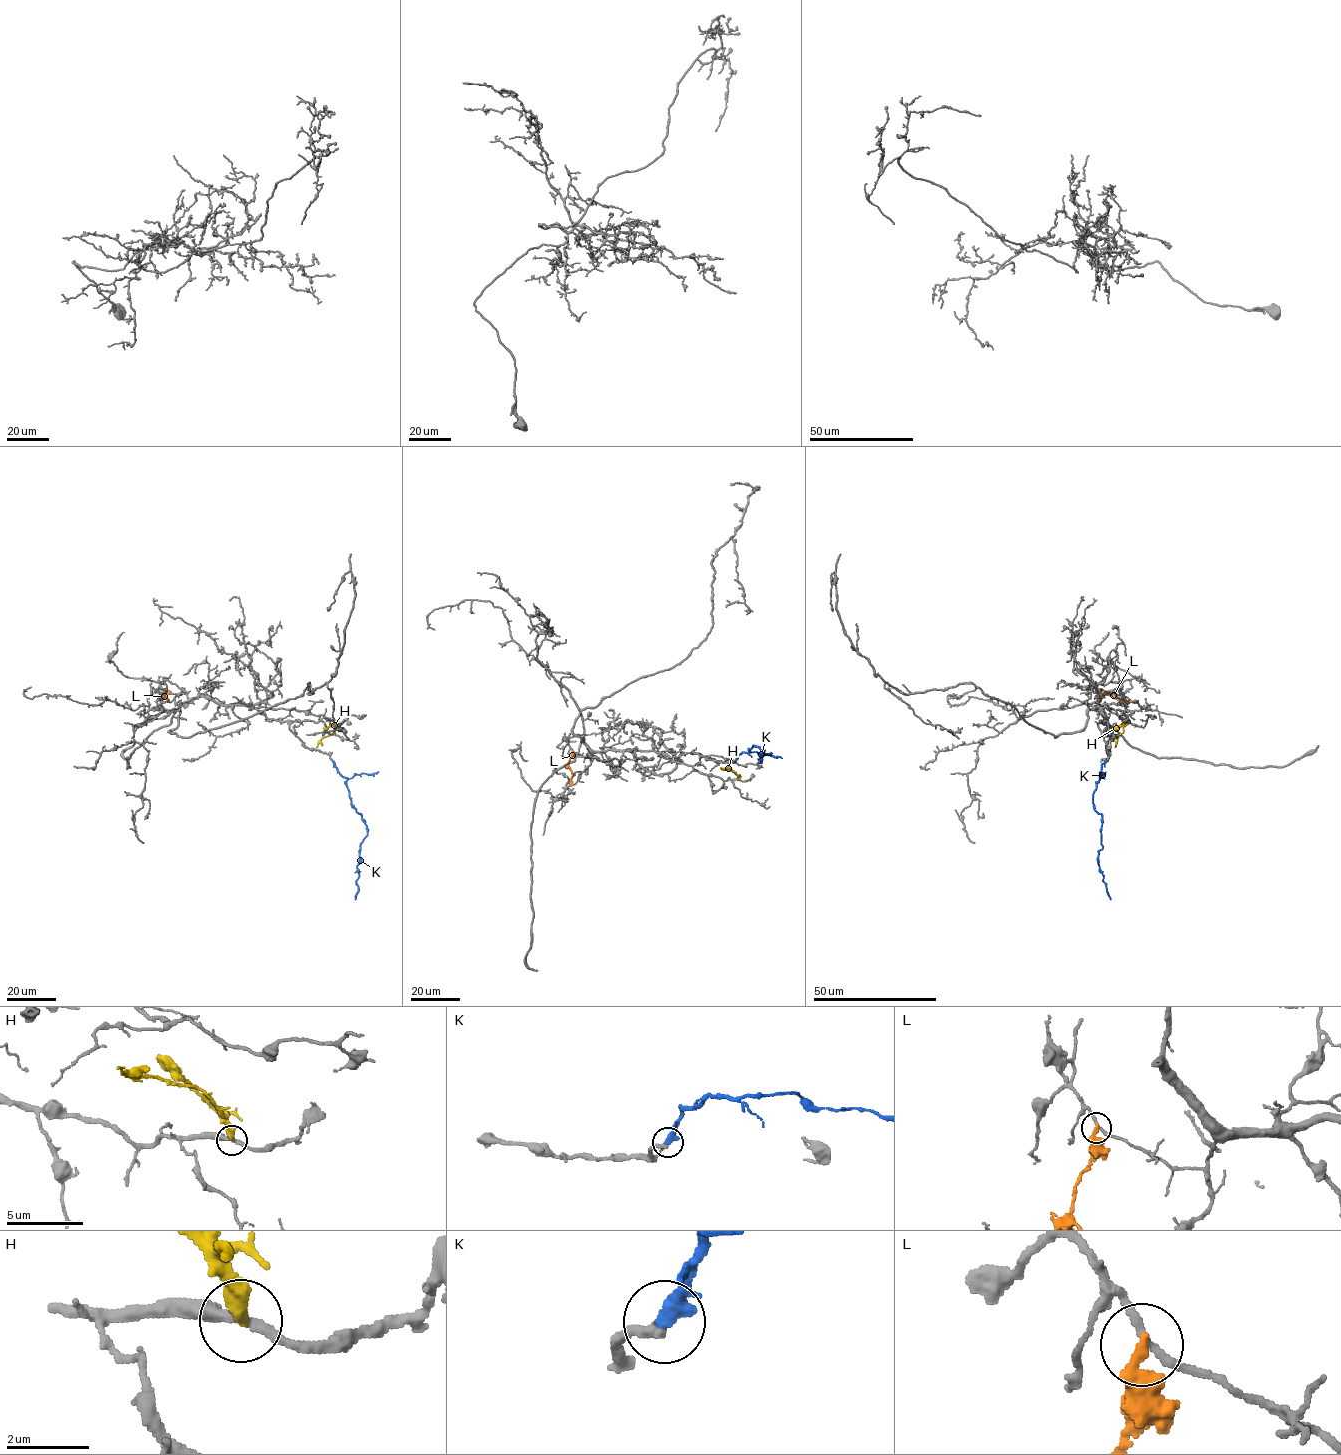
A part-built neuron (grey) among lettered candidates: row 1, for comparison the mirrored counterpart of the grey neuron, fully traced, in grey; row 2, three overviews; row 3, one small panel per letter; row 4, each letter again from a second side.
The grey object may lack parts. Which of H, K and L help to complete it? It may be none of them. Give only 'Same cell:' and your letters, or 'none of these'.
Same cell: K

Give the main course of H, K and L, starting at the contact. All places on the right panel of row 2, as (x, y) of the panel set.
H: (1127, 723), (1115, 747)
K: (1107, 760), (1102, 764), (1093, 804), (1102, 816), (1102, 848), (1098, 852), (1098, 863), (1110, 899)
L: (1098, 694), (1104, 690), (1120, 700), (1132, 702)

